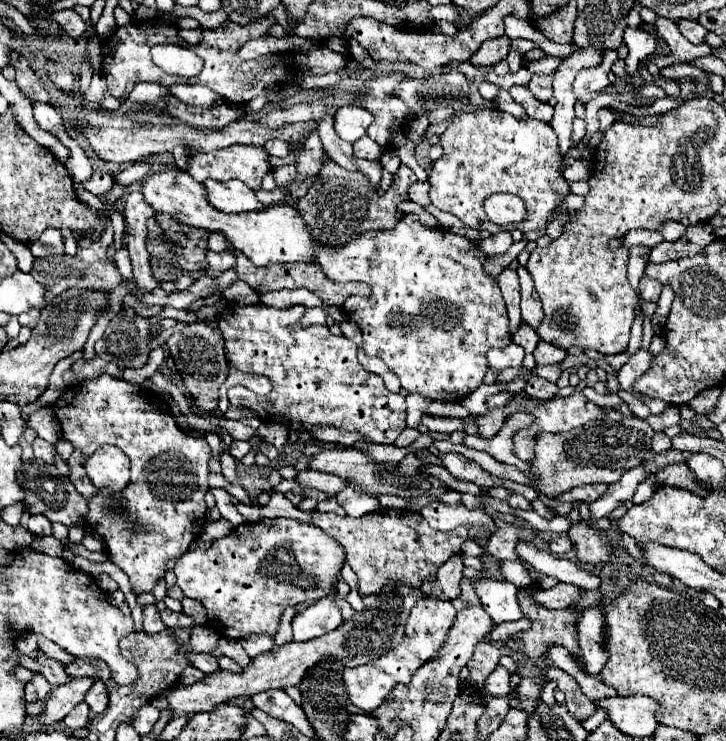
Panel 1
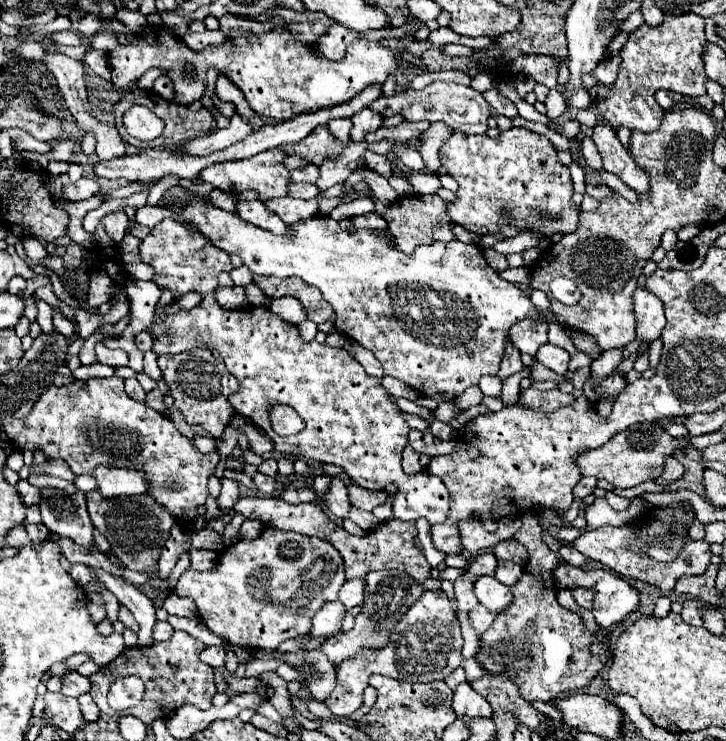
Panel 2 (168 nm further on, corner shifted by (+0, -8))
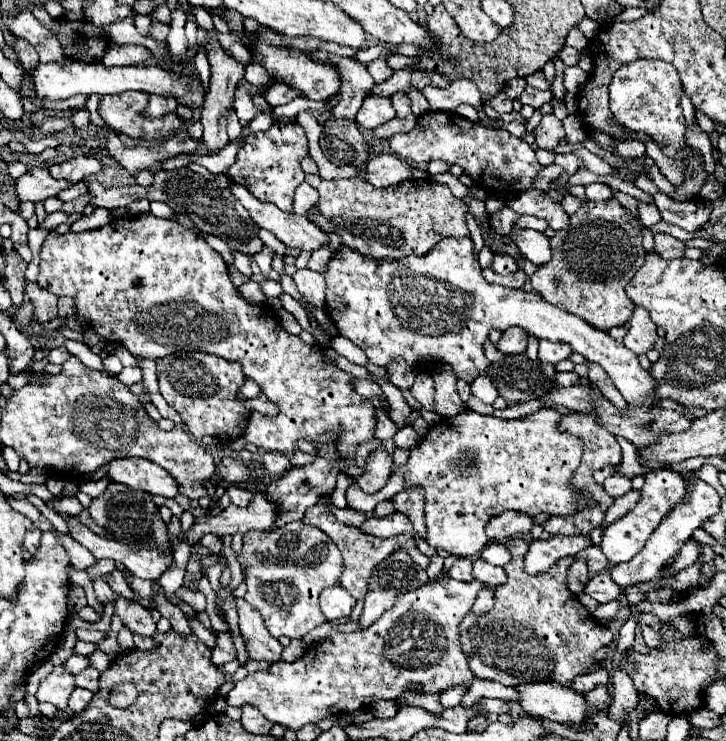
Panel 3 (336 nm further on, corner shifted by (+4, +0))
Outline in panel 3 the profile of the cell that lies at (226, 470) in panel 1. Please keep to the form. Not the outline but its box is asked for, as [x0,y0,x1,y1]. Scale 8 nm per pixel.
[226,486,252,506]

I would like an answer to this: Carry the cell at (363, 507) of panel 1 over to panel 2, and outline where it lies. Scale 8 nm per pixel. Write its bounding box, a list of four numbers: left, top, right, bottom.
[324,478,352,518]

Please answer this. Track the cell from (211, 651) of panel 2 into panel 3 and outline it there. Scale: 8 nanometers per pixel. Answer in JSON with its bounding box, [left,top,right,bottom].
[212,634,236,668]

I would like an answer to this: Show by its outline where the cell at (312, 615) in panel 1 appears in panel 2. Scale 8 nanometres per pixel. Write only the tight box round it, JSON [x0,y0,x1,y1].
[310,600,346,638]

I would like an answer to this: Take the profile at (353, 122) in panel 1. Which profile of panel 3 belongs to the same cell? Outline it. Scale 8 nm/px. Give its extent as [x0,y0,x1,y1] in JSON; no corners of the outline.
[356,94,396,130]

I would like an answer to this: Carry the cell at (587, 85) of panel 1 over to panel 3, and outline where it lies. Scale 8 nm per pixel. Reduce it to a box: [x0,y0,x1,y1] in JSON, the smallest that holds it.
[654,192,710,232]

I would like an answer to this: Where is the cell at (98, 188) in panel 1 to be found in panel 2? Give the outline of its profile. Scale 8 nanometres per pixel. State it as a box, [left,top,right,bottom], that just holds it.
[62,174,100,202]

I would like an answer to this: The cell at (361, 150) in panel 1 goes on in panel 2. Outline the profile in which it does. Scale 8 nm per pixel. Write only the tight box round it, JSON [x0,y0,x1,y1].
[364,150,392,178]

